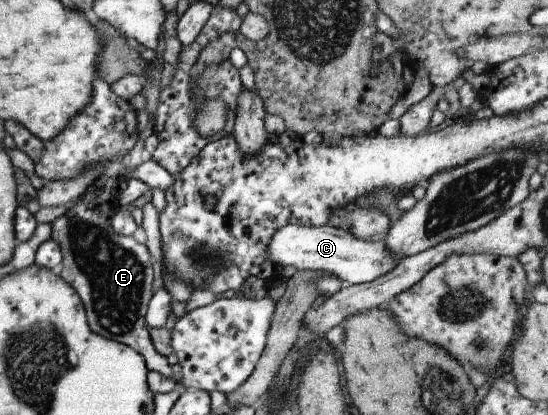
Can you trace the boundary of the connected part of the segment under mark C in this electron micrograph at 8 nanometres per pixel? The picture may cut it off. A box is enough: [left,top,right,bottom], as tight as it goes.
[268,223,401,285]

